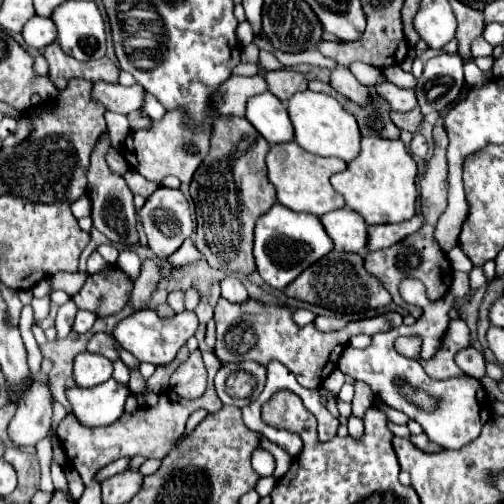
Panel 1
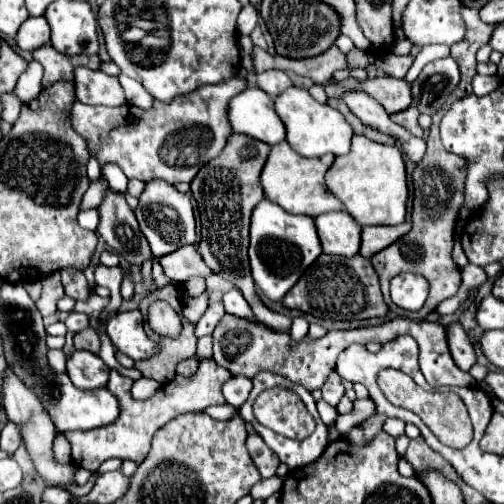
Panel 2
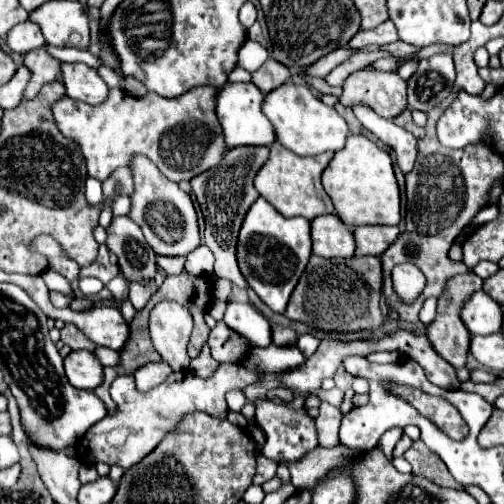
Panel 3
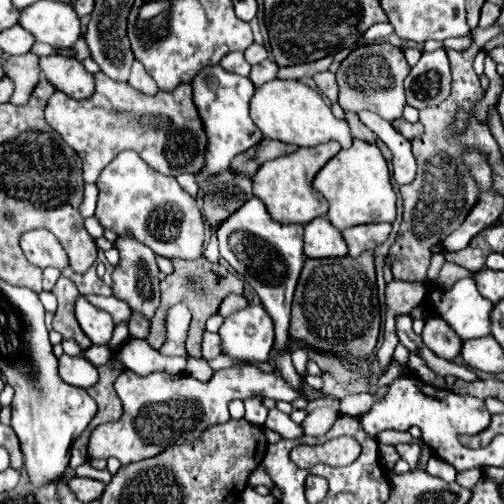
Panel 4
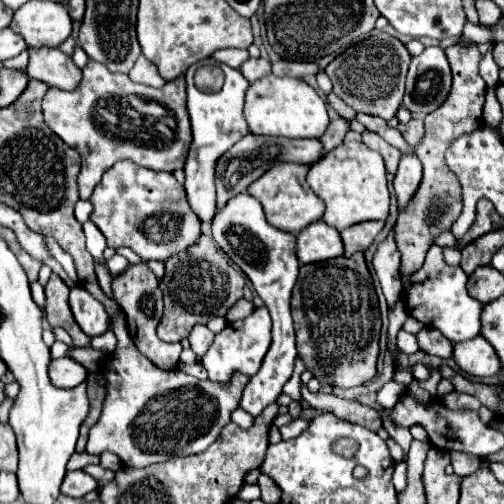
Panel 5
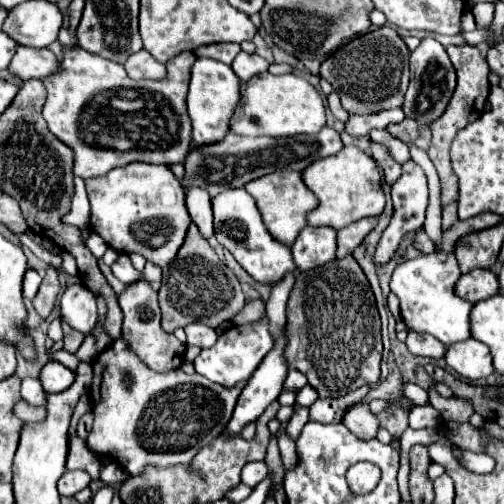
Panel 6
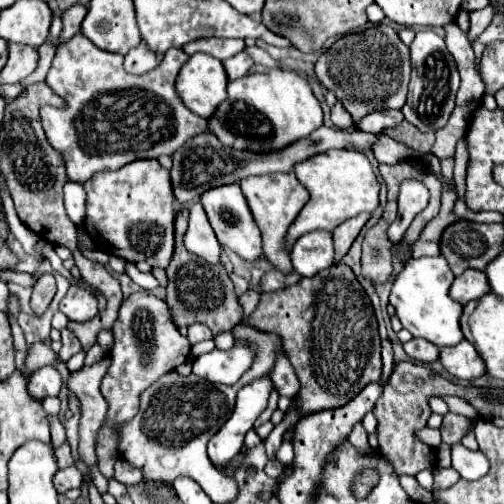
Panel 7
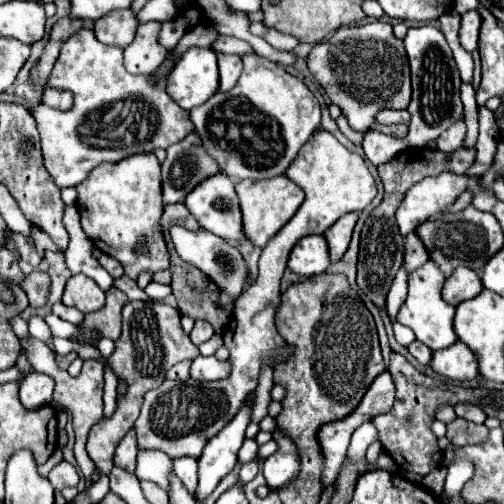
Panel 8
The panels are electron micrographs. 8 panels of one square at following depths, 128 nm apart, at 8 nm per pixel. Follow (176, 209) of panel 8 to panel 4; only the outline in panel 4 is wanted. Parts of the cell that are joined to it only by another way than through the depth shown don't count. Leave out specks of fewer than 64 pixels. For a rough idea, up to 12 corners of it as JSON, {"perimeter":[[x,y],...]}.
{"perimeter":[[206,258],[172,260],[148,344],[160,348],[172,304],[192,312],[188,356],[202,358],[206,320],[242,278]]}

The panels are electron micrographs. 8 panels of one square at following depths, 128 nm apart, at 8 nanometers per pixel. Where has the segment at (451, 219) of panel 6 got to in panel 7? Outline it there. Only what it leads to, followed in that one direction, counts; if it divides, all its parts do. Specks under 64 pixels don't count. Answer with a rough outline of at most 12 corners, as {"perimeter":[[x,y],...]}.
{"perimeter":[[464,140],[456,146],[454,182],[457,200],[466,192]]}

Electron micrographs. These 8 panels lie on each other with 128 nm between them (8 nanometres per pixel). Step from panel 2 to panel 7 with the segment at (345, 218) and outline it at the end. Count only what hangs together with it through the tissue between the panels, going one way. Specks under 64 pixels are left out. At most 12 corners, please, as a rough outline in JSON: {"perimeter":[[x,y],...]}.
{"perimeter":[[302,234],[292,246],[300,276],[332,266],[332,234]]}

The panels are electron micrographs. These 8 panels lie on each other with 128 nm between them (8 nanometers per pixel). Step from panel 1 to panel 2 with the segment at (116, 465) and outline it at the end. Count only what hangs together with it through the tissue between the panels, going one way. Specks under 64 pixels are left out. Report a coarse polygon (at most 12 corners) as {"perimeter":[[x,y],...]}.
{"perimeter":[[4,372],[2,398],[8,420],[28,424],[24,444],[50,486],[88,494],[72,484],[74,466],[54,460],[54,424],[38,394]]}

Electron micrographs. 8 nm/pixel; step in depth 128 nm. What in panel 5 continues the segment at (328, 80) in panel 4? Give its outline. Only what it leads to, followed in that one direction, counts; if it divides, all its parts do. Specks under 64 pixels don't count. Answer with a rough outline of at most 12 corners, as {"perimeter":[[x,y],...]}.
{"perimeter":[[334,92],[328,94],[328,104],[342,116],[352,120],[356,112],[346,106]]}

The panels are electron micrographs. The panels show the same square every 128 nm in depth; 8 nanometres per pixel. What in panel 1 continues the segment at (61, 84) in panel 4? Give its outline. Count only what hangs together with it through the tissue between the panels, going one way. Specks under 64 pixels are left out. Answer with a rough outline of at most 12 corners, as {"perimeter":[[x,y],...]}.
{"perimeter":[[96,82],[92,92],[106,110],[140,112],[146,90],[140,84]]}

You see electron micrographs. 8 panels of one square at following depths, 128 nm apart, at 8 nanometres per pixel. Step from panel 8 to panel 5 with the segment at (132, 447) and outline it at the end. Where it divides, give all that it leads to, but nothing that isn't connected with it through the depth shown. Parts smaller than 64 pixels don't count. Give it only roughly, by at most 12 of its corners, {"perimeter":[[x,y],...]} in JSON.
{"perimeter":[[84,466],[82,470],[98,480],[100,486],[114,478],[114,472],[102,466]]}

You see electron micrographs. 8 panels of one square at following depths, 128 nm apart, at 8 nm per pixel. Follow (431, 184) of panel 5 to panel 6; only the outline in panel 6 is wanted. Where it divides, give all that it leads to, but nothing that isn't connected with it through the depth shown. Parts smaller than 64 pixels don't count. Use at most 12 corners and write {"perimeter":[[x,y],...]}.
{"perimeter":[[446,46],[458,84],[430,124],[428,156],[442,208],[458,200],[448,148],[486,106],[488,62],[476,46]]}

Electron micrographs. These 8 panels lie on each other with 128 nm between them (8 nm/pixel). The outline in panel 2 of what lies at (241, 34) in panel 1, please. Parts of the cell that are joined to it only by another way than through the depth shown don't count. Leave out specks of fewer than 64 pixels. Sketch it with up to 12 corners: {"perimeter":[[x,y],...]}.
{"perimeter":[[252,4],[244,6],[238,16],[238,32],[250,36],[258,12]]}

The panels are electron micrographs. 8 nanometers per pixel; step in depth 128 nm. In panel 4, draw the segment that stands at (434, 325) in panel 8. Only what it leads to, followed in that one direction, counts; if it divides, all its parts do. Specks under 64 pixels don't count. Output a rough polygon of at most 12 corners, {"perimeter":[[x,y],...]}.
{"perimeter":[[474,278],[428,304],[462,340],[490,334],[494,304]]}

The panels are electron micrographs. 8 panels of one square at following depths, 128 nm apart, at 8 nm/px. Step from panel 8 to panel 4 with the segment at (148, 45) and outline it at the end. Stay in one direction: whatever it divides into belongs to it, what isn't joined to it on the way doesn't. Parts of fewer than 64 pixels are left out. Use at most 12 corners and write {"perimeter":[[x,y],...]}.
{"perimeter":[[142,64],[132,66],[128,84],[138,92],[158,92]]}

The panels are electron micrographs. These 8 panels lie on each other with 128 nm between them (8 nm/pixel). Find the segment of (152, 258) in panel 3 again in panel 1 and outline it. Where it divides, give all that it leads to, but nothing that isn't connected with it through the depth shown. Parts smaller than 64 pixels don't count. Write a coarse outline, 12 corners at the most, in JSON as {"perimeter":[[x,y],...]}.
{"perimeter":[[102,132],[88,168],[92,222],[112,242],[138,242],[134,194],[108,168]]}

